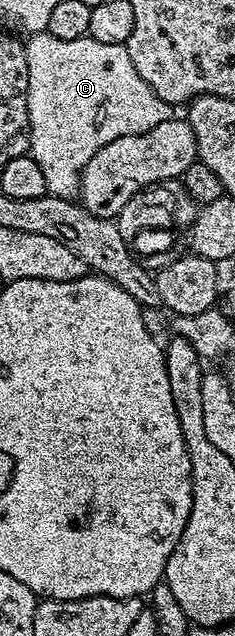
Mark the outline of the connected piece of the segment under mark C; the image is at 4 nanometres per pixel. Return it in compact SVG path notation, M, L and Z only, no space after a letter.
M45 33L29 36L25 40L28 57L28 117L30 118L29 154L44 173L44 185L49 194L69 199L78 194L78 177L84 165L99 149L120 137L148 133L172 117L171 104L165 103L136 73L132 57L124 45L100 45L92 38L60 41Z

